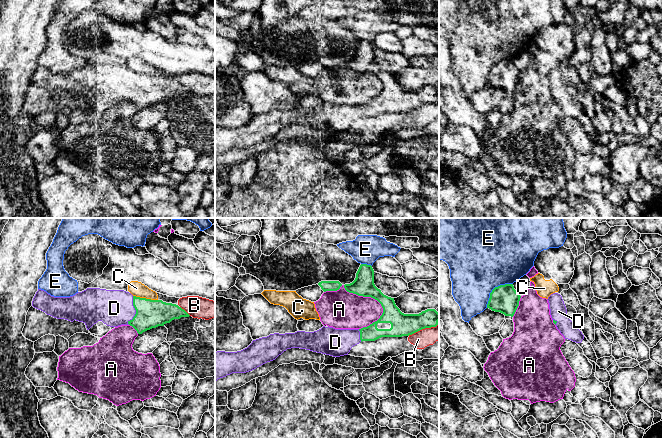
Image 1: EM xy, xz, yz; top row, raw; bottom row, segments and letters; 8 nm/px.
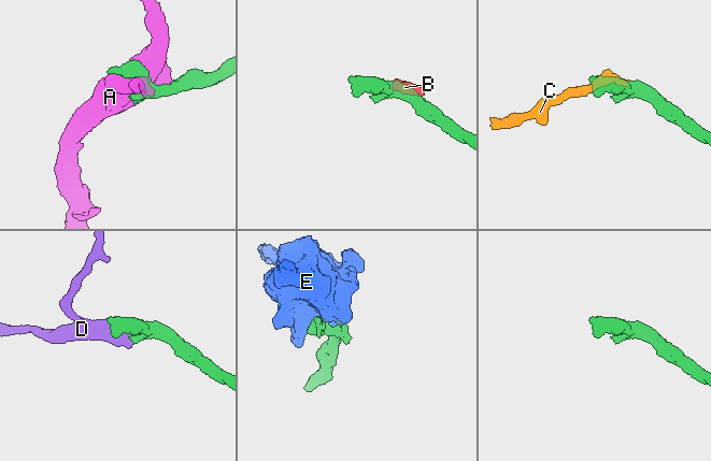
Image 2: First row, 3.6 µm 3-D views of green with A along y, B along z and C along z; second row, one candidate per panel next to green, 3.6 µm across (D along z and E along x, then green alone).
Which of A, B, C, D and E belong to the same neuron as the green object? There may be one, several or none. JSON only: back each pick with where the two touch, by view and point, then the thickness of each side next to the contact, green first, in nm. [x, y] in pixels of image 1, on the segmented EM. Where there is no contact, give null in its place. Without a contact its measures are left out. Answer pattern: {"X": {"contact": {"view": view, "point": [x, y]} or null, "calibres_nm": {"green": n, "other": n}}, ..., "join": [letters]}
{"D": {"contact": {"view": "xy", "point": [135, 309]}, "calibres_nm": {"green": 220, "other": 300}}, "join": ["D"]}

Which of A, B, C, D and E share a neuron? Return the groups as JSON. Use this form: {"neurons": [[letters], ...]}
{"neurons": [["A"], ["B", "C"], ["D"], ["E"]]}

